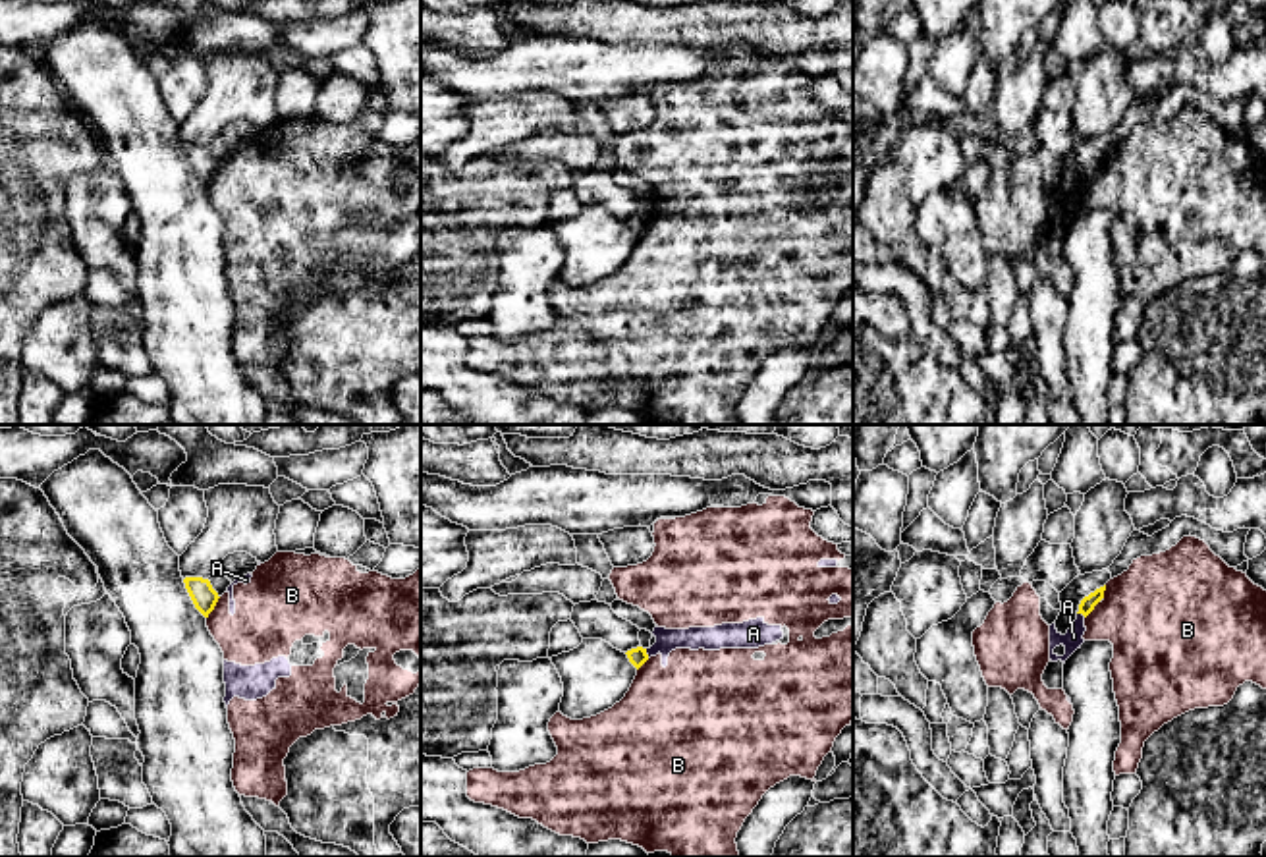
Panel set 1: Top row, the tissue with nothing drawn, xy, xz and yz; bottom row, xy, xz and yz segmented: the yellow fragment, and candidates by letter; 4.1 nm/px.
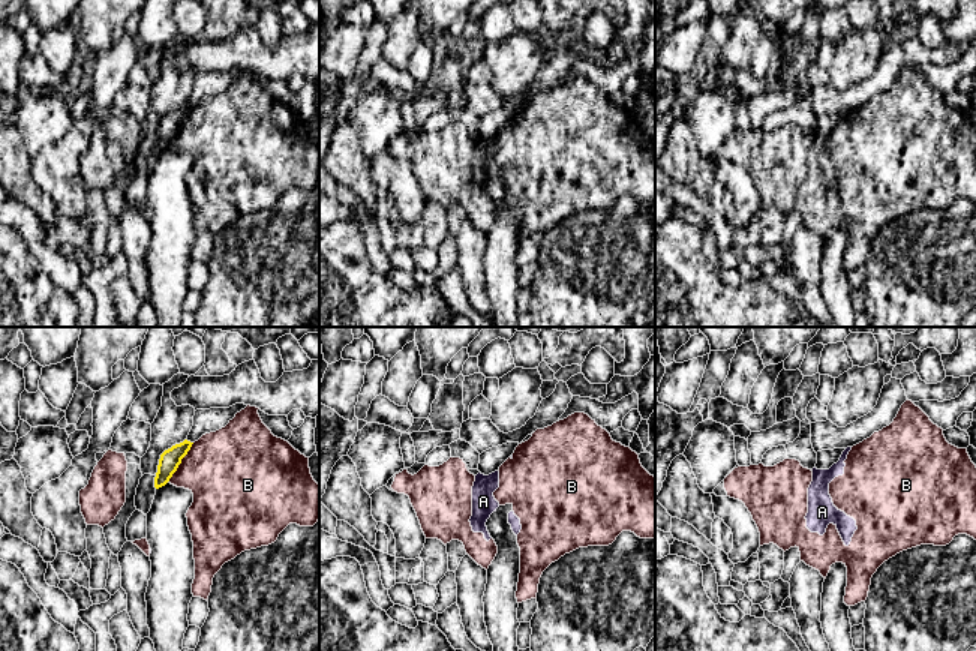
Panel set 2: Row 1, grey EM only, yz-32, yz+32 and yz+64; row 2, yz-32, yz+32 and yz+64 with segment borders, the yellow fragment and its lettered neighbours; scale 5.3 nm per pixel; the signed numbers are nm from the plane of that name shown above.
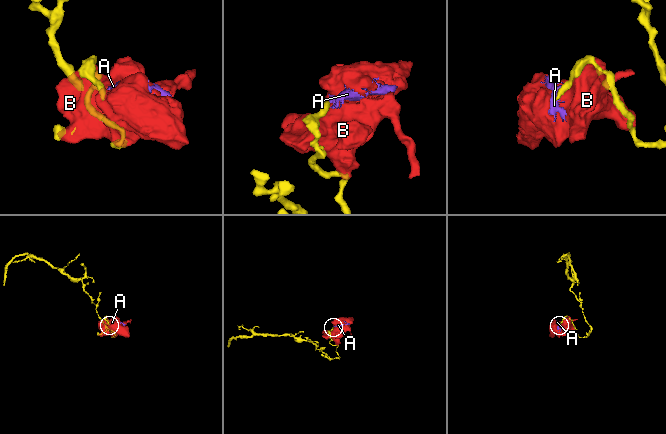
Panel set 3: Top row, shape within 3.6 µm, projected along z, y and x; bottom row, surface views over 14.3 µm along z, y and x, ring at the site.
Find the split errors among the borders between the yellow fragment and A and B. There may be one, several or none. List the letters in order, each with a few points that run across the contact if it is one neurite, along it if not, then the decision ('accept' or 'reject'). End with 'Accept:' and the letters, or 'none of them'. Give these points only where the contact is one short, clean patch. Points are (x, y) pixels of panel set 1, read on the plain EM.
A: line xz (645, 217), (649, 224); reject
B: reject
Accept: none of them

